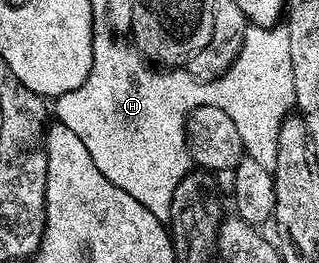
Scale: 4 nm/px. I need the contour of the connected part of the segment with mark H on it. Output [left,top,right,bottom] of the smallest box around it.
[53,22,295,220]

